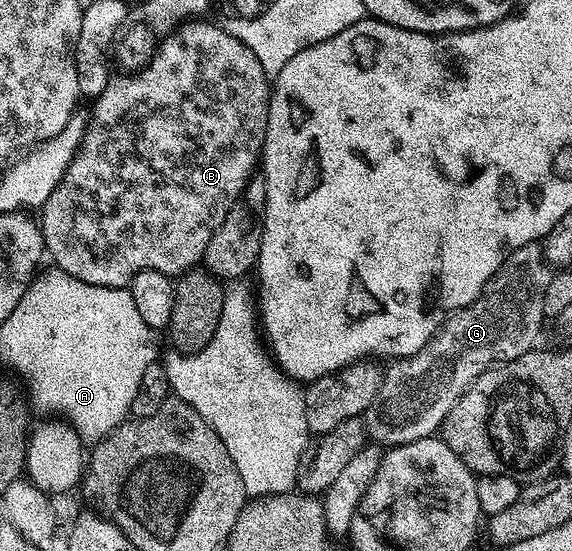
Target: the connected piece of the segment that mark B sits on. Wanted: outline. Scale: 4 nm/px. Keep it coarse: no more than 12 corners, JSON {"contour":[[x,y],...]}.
{"contour":[[193,18],[110,79],[52,263],[177,278],[262,163],[271,80]]}

